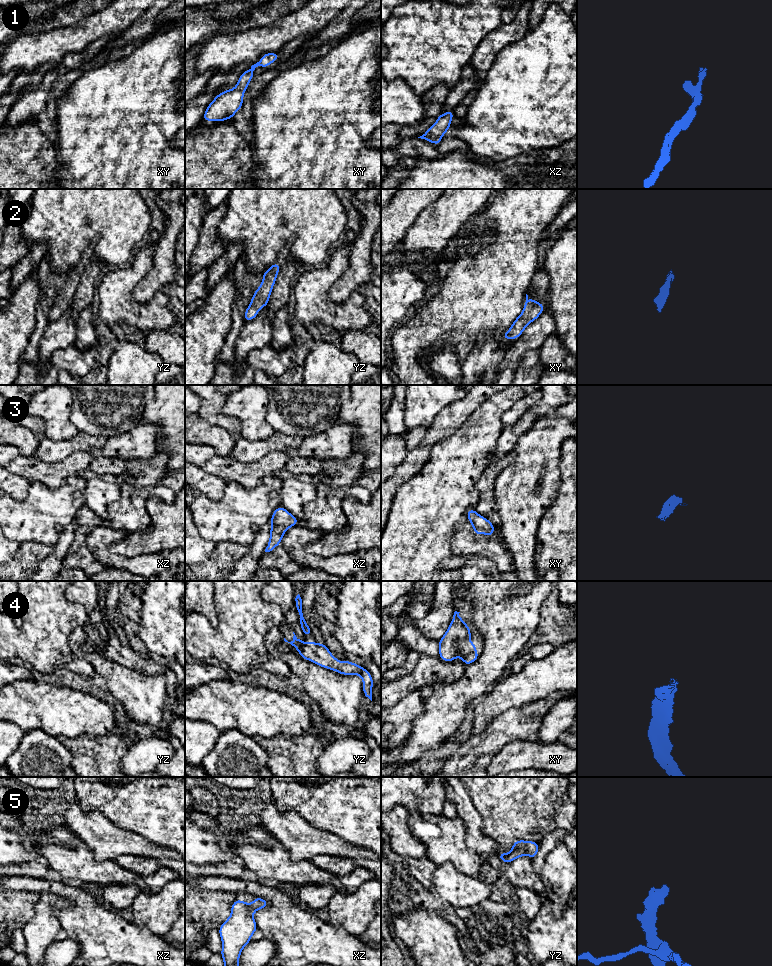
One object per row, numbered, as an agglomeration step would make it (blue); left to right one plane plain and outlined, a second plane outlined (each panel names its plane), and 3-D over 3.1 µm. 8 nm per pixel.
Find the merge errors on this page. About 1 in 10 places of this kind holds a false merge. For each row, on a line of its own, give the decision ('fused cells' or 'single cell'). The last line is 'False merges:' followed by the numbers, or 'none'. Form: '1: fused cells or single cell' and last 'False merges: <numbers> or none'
1: single cell
2: single cell
3: single cell
4: single cell
5: single cell
False merges: none

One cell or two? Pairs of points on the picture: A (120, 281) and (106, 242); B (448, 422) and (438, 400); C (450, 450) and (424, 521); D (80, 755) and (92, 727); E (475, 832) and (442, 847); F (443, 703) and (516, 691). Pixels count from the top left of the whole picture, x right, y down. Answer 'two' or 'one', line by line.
A: two
B: two
C: one
D: two
E: two
F: two

